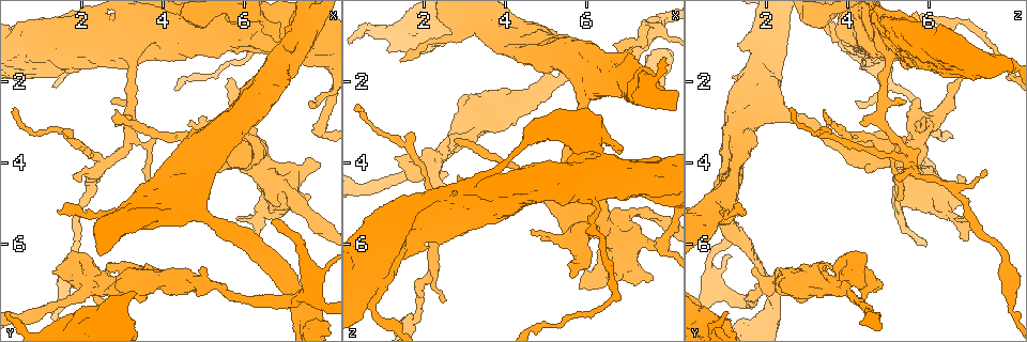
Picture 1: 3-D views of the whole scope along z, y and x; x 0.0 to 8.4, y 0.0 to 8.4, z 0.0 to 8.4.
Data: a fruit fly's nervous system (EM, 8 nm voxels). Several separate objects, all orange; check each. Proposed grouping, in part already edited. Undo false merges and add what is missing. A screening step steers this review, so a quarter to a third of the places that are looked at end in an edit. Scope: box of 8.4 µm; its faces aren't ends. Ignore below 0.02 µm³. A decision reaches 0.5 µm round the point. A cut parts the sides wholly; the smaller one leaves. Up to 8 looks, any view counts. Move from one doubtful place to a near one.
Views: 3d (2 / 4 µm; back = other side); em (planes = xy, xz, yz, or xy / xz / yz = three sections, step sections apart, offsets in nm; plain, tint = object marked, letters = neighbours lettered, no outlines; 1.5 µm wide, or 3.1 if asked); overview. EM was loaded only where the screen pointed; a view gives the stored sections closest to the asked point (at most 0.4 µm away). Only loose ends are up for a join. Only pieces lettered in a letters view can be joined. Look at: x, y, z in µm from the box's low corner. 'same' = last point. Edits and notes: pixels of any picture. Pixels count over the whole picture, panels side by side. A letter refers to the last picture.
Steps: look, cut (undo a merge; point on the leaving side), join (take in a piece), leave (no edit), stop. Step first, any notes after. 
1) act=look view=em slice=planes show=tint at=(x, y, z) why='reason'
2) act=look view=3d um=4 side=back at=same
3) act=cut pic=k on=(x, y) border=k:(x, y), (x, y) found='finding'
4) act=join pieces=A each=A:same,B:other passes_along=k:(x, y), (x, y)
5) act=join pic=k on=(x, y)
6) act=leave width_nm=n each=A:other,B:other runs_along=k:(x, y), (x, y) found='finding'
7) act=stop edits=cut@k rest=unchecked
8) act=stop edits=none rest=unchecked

act=look view=em slice=yz step=8 show=tint at=(2.25, 7.15, 3.95) why='looks like a crossing'

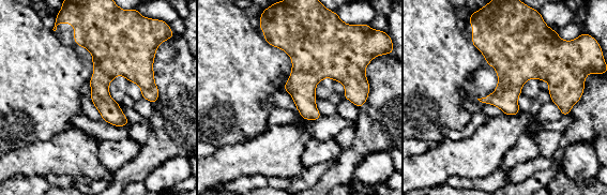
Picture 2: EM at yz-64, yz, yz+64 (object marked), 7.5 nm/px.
act=look view=em slice=planes show=tint at=same

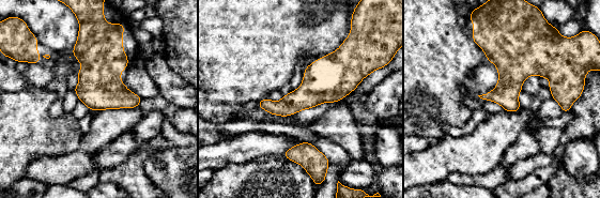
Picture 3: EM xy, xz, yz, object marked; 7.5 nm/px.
act=look view=em slice=planes show=letters at=same

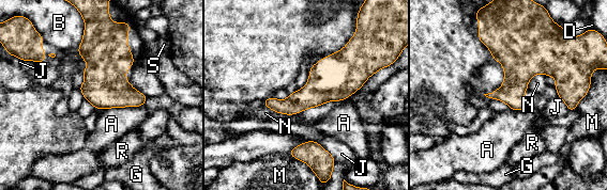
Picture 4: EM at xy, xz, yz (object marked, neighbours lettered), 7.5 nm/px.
act=leave each=A:other,B:other,D:other,G:other,J:other,M:other,N:other,R:other,S:other found='continuous, no second cell'

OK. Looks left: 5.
act=look view=3d um=2 at=(2.75, 2.45, 5.40) why='free end'

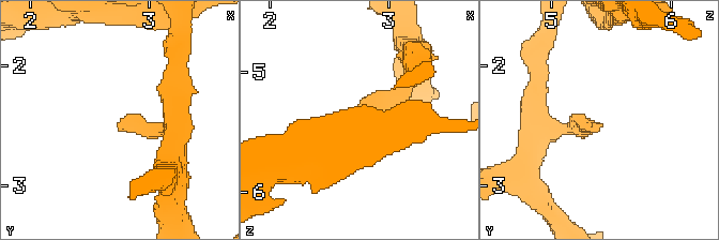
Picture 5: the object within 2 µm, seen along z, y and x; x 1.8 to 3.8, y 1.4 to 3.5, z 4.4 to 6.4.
act=look view=em slice=planes show=plain at=(2.82, 2.48, 5.42)

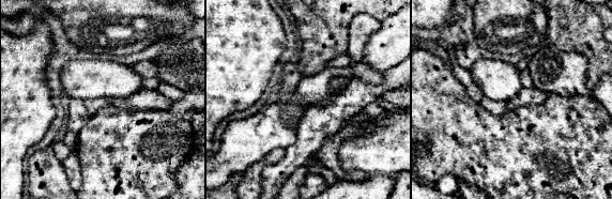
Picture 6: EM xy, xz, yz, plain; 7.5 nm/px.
act=look view=em slice=planes show=letters at=same

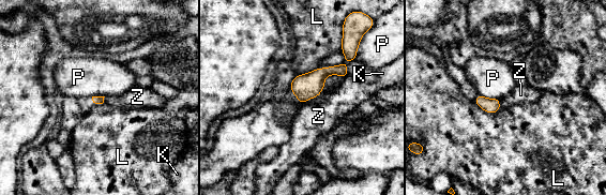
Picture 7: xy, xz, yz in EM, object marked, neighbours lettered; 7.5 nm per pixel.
act=leave each=K:other,L:other,P:other,Z:other border=7:(345, 76), (329, 75), (315, 96) found='none of them fits'

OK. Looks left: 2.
act=look view=em slice=xz step=8 show=letters at=(4.95, 6.70, 1.60) why='thick end'

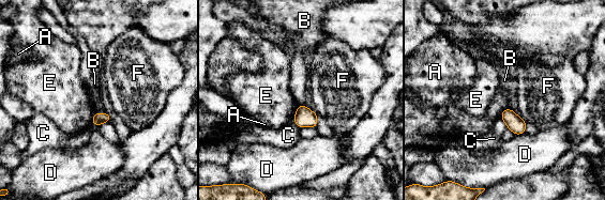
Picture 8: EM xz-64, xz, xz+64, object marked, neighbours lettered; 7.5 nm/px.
act=leave each=A:other,B:other,C:other,D:other,E:other,F:other border=8:(508, 107), (499, 117) found='no lettered piece goes on from it'

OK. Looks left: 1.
act=stop edits=none rest=unchecked

